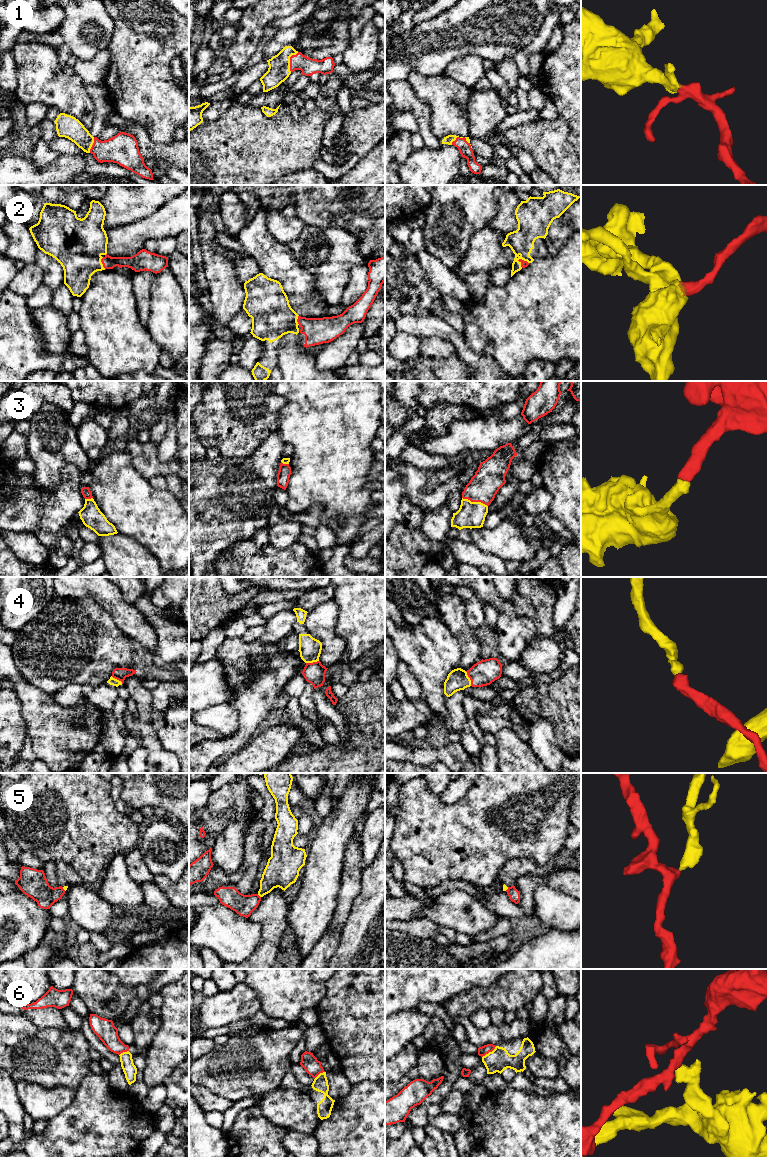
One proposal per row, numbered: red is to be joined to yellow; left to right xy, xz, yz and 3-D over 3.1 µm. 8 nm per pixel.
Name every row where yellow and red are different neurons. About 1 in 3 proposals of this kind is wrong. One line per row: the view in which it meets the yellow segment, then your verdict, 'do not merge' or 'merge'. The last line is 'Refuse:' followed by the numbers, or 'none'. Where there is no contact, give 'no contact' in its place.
1: meets yellow in yz; merge
2: meets yellow in xy; merge
3: meets yellow in yz; merge
4: meets yellow in yz; merge
5: meets yellow in xz; do not merge
6: meets yellow in yz; do not merge
Refuse: 5, 6

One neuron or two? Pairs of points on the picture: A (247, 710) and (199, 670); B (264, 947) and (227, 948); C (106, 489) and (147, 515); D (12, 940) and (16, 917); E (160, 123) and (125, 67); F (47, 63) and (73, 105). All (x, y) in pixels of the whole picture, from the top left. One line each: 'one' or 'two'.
A: two
B: two
C: one
D: one
E: one
F: one

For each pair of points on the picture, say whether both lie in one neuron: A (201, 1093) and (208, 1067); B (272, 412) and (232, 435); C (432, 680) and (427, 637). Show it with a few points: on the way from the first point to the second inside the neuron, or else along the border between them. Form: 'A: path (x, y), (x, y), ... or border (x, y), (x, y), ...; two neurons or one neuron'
A: border (199, 1085), (205, 1086), (213, 1093), (224, 1097); two neurons
B: path (262, 412), (255, 412), (242, 425); one neuron
C: path (430, 669), (430, 650), (428, 648); one neuron

